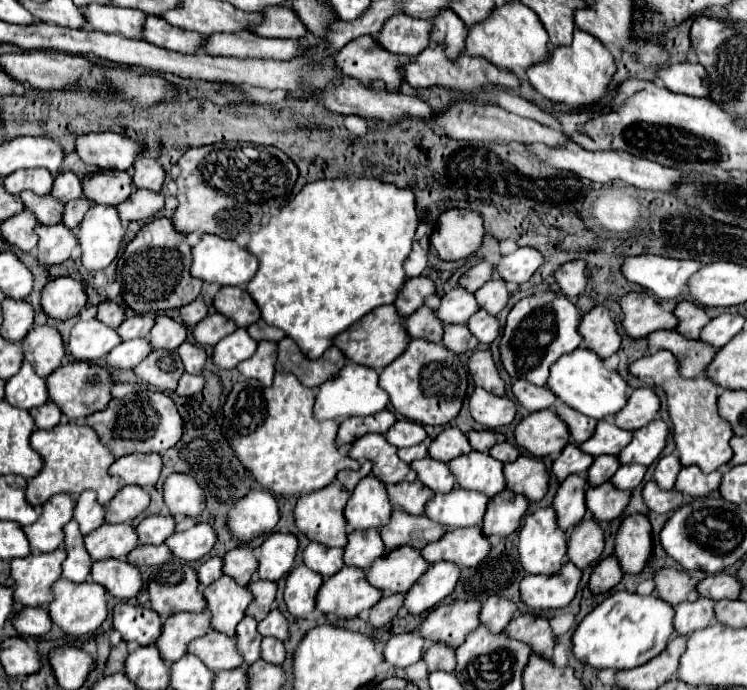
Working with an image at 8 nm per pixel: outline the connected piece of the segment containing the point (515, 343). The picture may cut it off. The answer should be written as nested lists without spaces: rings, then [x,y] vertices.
[[[541,292],[519,300],[507,316],[507,324],[499,342],[501,362],[503,368],[511,378],[525,378],[533,384],[545,386],[549,378],[549,368],[559,360],[563,354],[573,352],[583,342],[579,332],[579,322],[585,312],[573,304],[561,292]]]

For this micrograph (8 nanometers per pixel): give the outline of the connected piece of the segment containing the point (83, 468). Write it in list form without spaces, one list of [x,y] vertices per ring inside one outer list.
[[[67,422],[51,430],[35,430],[31,436],[31,446],[43,456],[45,462],[41,474],[31,478],[27,486],[27,500],[35,508],[41,508],[53,494],[81,494],[83,490],[95,490],[97,500],[101,504],[109,504],[109,500],[121,490],[121,480],[107,472],[115,462],[111,448],[105,446],[99,434],[87,424]]]

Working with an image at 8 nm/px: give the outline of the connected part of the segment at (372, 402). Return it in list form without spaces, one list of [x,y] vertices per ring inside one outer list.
[[[347,362],[339,376],[327,380],[319,386],[317,400],[315,400],[315,418],[327,420],[327,418],[351,418],[351,416],[367,416],[385,410],[389,404],[387,392],[377,382],[377,370],[369,366],[361,366],[355,362]]]

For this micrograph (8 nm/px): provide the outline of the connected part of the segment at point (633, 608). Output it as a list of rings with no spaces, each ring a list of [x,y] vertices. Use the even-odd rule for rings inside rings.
[[[615,592],[589,612],[573,634],[573,654],[593,668],[629,670],[659,656],[675,632],[675,610],[657,596],[639,596],[637,592]]]

